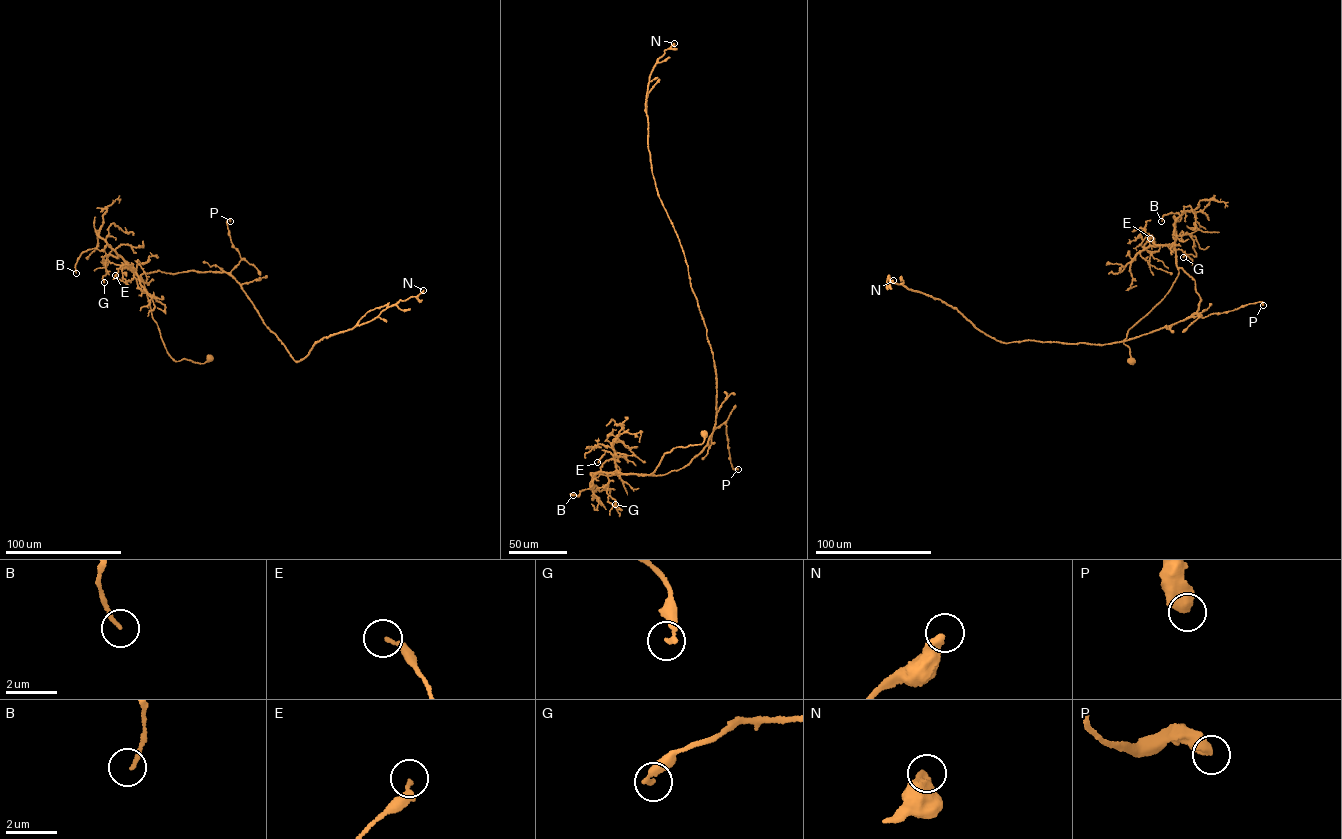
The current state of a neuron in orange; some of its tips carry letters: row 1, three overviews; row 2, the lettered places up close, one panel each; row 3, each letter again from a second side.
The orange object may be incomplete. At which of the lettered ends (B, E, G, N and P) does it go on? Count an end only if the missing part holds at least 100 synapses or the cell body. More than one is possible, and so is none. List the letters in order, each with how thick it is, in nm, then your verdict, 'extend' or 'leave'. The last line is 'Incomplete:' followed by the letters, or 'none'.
B: 130 nm | leave
E: 240 nm | leave
G: 240 nm | leave
N: 440 nm | leave
P: 550 nm | leave
Incomplete: none

